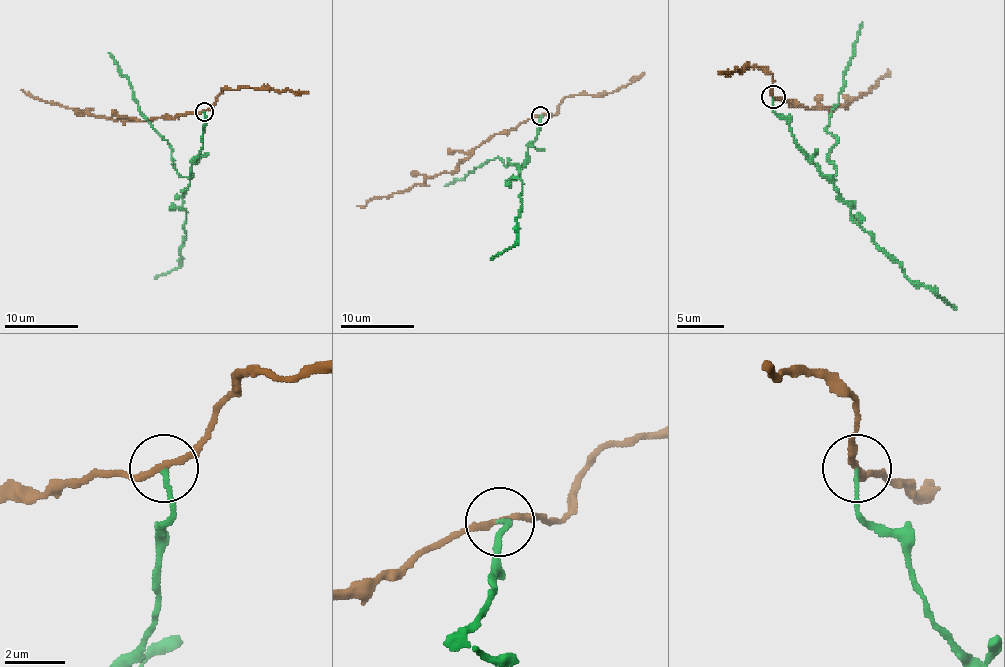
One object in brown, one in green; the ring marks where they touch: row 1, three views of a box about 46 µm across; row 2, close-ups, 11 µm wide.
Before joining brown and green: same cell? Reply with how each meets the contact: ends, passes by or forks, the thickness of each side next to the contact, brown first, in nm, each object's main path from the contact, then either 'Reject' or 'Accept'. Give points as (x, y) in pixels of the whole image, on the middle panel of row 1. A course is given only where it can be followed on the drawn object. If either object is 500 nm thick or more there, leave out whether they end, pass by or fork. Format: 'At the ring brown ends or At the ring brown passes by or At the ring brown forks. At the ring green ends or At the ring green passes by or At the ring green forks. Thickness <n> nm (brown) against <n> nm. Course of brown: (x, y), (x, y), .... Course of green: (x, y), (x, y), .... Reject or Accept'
At the ring brown passes by. At the ring green ends. Thickness 190 nm (brown) against 130 nm. Course of brown: (540, 115), (490, 135), (450, 172), (429, 176), (422, 184), (357, 206). Course of green: (540, 115), (527, 158), (518, 165), (507, 159), (505, 165), (496, 158), (488, 159), (444, 185). Reject

